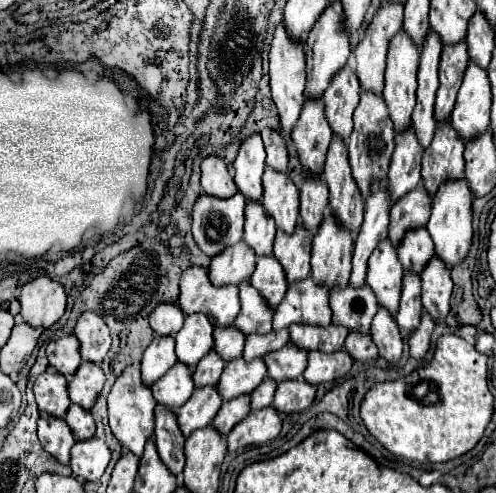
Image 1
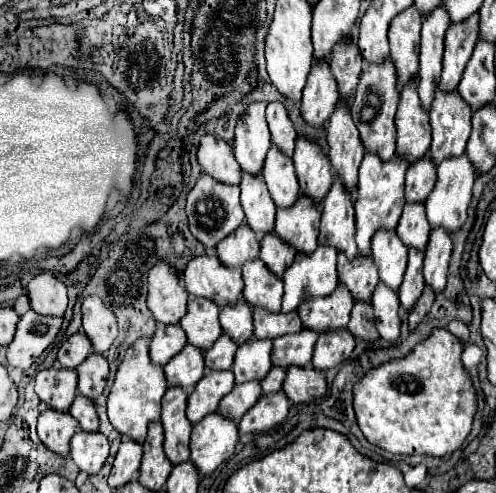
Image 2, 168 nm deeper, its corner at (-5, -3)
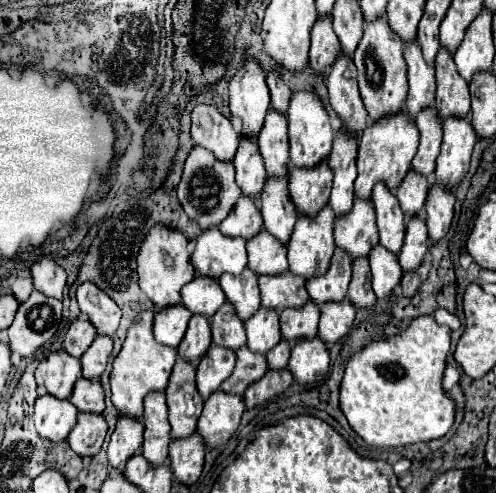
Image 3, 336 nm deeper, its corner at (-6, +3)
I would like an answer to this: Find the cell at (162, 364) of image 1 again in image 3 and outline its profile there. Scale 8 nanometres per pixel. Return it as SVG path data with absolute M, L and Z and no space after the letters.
M184 306L158 310L154 316L154 338L156 338L156 342L176 348L184 338L184 332L188 328L190 318L192 318L192 314Z

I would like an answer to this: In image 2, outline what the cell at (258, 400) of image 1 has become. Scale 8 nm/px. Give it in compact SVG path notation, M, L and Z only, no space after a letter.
M273 366L271 372L267 374L267 378L263 378L261 388L263 388L265 394L269 394L269 392L279 392L281 386L283 386L283 380L285 380L285 370L279 370L279 366Z

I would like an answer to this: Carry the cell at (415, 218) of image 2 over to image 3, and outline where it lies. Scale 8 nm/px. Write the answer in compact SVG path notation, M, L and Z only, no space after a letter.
M408 172L408 176L404 178L404 184L400 184L400 188L396 190L396 198L400 202L400 208L406 216L406 220L418 216L426 204L428 198L428 178L424 176L412 176L412 172Z

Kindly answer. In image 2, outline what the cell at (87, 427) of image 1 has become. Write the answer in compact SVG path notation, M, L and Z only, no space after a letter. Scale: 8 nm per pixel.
M77 394L71 408L69 408L69 414L79 422L79 426L85 432L97 432L99 430L99 418L97 418L95 404L91 398L83 398L81 394Z

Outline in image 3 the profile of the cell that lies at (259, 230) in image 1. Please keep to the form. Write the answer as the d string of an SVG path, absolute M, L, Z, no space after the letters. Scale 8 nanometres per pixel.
M254 140L240 142L234 158L234 168L236 168L236 184L242 188L242 194L258 200L268 176L264 172L264 162Z

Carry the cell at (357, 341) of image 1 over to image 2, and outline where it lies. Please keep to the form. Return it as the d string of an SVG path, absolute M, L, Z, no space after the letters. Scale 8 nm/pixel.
M355 302L353 304L347 330L355 338L363 338L363 340L369 340L369 342L375 342L379 338L379 332L375 328L375 314L373 314L371 302Z

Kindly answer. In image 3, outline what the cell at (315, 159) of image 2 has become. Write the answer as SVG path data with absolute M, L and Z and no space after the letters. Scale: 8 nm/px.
M298 92L292 96L292 104L288 108L288 138L290 138L290 162L298 168L314 168L330 156L334 132L328 120L328 114L322 102L310 92Z

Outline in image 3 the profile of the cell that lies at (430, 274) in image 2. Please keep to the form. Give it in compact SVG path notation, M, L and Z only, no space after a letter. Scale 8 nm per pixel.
M432 186L426 200L426 226L428 226L428 238L430 242L442 240L454 218L454 194L448 190L442 190L440 186Z

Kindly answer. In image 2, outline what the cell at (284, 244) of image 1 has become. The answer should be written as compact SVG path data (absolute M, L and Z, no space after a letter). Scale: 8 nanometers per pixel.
M299 194L299 202L291 210L277 210L275 232L295 250L313 252L317 248L321 210L315 210L307 198Z

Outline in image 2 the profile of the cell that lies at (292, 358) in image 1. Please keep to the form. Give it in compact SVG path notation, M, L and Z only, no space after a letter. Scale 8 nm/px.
M303 328L299 334L285 334L273 340L271 360L275 366L305 366L313 356L313 346L319 334Z

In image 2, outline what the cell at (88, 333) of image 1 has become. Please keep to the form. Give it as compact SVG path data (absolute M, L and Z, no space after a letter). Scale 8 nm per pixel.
M87 296L81 304L83 330L93 344L93 352L105 354L117 338L117 318L99 296Z

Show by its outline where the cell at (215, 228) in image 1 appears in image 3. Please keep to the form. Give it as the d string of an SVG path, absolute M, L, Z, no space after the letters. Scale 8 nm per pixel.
M200 146L190 152L190 156L186 158L186 164L184 164L182 182L178 186L178 200L184 208L184 212L190 216L190 220L194 220L202 230L220 226L220 222L236 206L240 196L242 196L242 192L236 186L232 164L220 164L220 160L216 160L212 156L212 152L204 150Z

